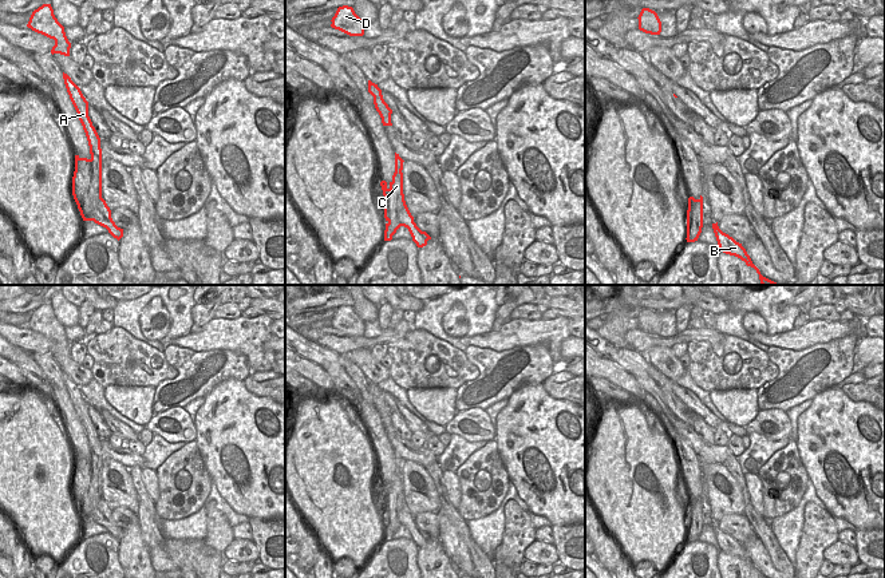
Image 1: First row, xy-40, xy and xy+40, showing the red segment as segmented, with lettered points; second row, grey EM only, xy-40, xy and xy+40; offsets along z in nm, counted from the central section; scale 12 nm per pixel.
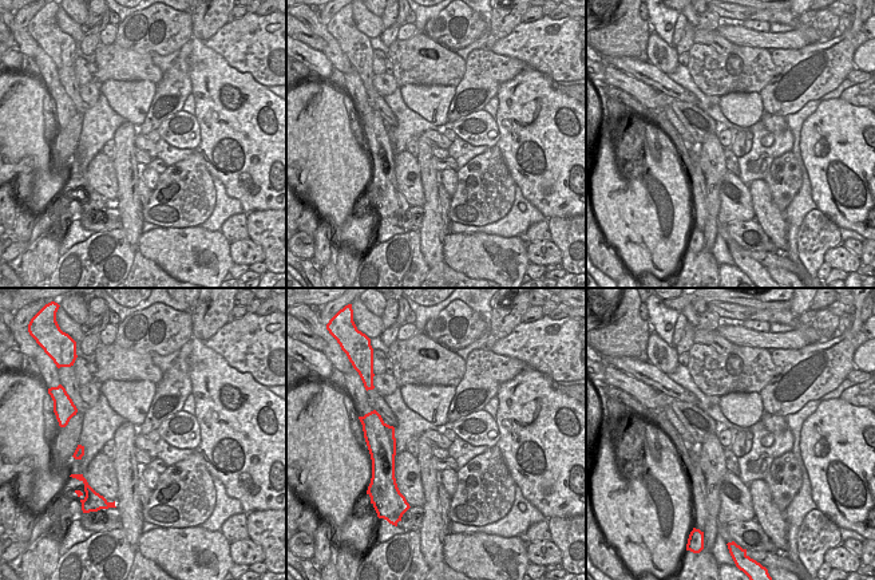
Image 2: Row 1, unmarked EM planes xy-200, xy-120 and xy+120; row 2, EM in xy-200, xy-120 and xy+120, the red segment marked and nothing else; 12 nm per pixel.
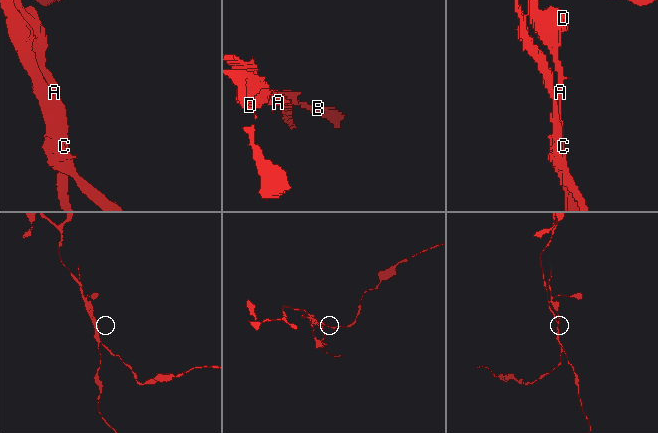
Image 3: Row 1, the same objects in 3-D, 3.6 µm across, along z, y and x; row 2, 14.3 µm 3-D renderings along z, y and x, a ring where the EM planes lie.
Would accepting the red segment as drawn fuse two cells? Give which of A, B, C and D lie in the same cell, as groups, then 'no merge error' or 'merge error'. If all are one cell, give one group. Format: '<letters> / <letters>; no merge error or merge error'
A C D / B; merge error

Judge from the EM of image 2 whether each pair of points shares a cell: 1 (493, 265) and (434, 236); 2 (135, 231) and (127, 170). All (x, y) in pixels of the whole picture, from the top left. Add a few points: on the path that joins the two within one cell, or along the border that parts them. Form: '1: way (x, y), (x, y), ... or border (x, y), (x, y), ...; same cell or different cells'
1: border (450, 232), (444, 237), (443, 260); different cells
2: way (131, 216), (127, 204), (127, 185); same cell

